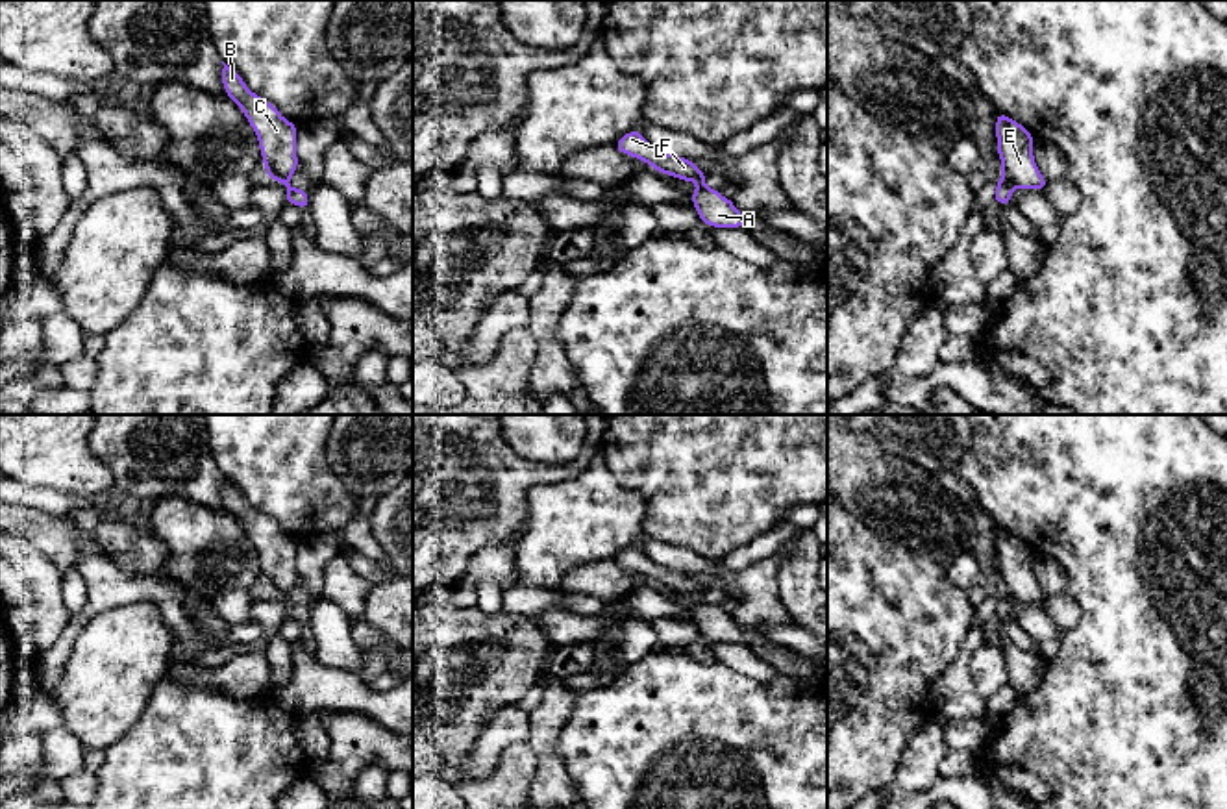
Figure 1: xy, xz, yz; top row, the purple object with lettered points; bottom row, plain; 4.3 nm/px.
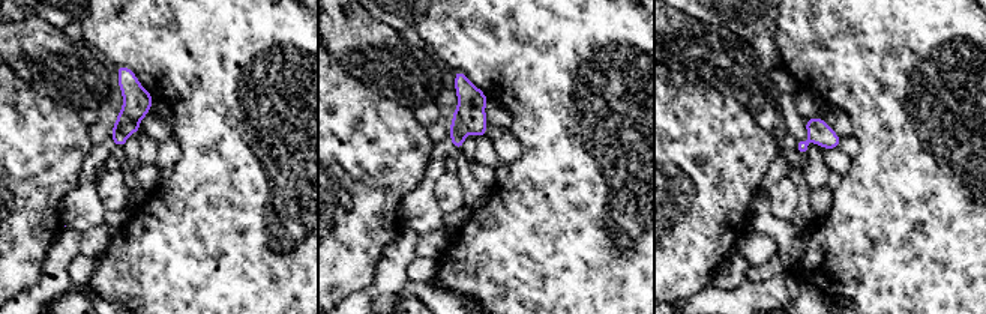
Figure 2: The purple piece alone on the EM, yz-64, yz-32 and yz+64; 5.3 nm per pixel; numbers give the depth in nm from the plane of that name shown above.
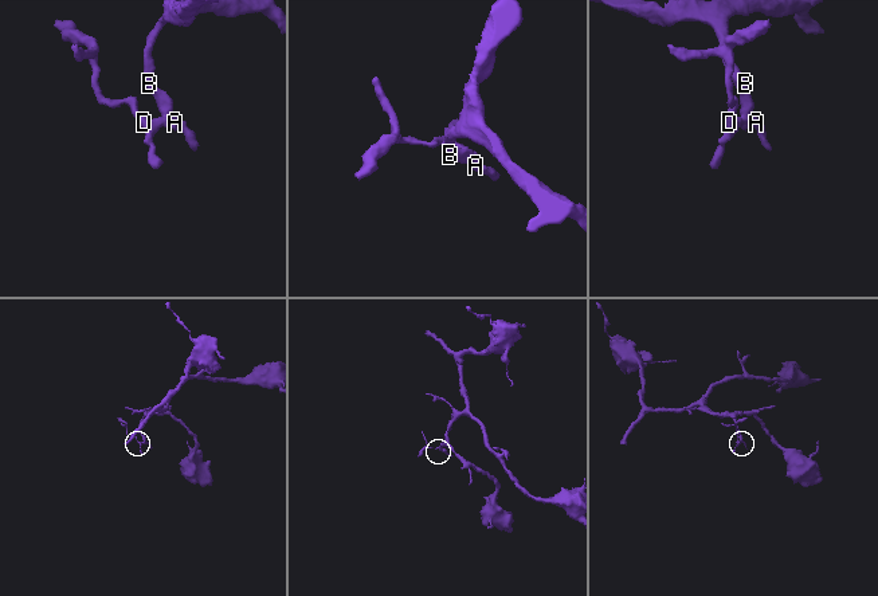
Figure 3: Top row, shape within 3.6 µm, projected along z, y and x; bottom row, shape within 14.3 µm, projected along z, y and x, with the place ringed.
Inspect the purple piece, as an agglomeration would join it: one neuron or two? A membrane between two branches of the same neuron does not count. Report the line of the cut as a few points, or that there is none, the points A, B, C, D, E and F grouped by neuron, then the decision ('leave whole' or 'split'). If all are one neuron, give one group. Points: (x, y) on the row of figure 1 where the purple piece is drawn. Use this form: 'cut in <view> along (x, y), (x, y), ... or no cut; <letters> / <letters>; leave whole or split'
cut in yz along (1007, 178), (1013, 184); A B C E / D F; split

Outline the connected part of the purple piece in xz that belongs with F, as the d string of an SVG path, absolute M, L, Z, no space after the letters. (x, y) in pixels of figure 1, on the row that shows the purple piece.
M640 130L627 131L613 146L620 154L644 161L646 165L653 167L659 174L668 174L683 181L696 181L700 185L703 185L707 180L707 174L701 172L694 161L679 157L675 154L668 154L664 150L657 150L644 139Z

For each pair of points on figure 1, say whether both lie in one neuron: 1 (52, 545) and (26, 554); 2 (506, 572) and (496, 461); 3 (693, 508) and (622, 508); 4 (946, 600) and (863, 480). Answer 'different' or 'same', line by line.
1: different
2: different
3: different
4: different

